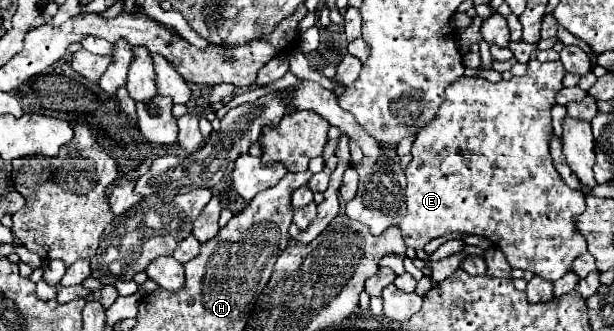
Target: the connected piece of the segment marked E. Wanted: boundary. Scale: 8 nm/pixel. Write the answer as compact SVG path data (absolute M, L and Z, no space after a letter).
M529 61L523 77L489 83L483 77L463 75L447 87L445 103L435 119L417 133L411 149L413 159L405 169L407 215L399 227L407 247L419 251L435 237L473 233L495 243L513 269L529 269L547 281L557 281L569 273L573 259L587 251L587 243L575 227L575 215L585 211L585 195L565 185L549 155L549 135L553 135L551 107L563 89L565 73L559 61Z

